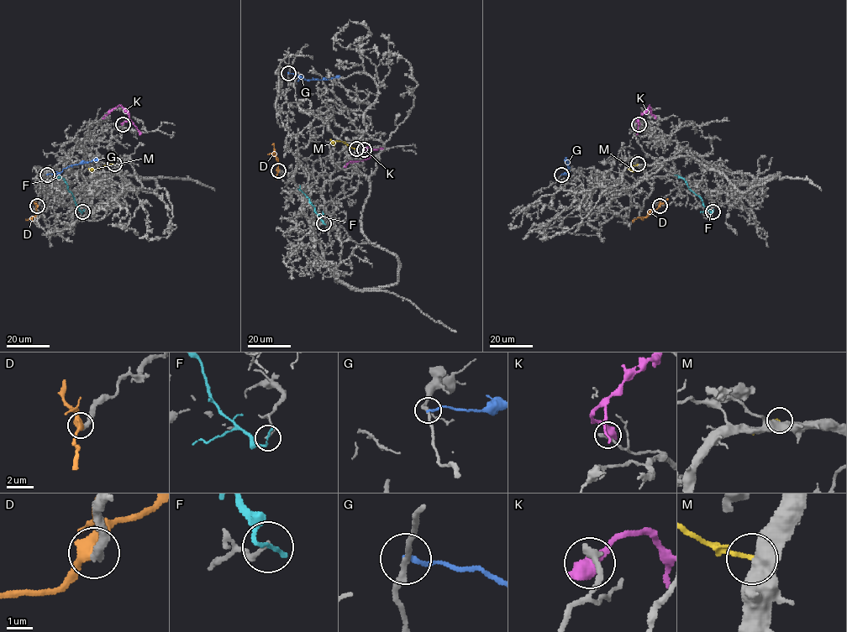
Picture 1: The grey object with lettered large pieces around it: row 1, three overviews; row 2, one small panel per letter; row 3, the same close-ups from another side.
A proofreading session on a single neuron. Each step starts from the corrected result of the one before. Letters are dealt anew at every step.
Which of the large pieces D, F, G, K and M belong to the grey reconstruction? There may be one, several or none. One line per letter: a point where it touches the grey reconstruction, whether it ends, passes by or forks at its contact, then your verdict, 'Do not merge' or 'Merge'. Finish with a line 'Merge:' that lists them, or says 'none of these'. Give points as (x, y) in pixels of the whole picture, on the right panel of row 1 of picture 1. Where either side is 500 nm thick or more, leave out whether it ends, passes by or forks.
D: Touches grey at (660, 206). It passes by. Do not merge
F: Touches grey at (712, 211). It ends there. Do not merge
G: Touches grey at (561, 174). It ends there. Do not merge
K: Touches grey at (639, 124). Do not merge
M: Touches grey at (638, 164). Do not merge
Merge: none of these

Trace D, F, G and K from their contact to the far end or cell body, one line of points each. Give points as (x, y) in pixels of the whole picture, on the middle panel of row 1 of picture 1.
D: (278, 170), (274, 145), (271, 144)
F: (323, 223), (299, 185)
G: (288, 73), (306, 80), (339, 76)
K: (364, 149), (369, 148), (370, 150), (369, 157), (349, 161), (344, 167)

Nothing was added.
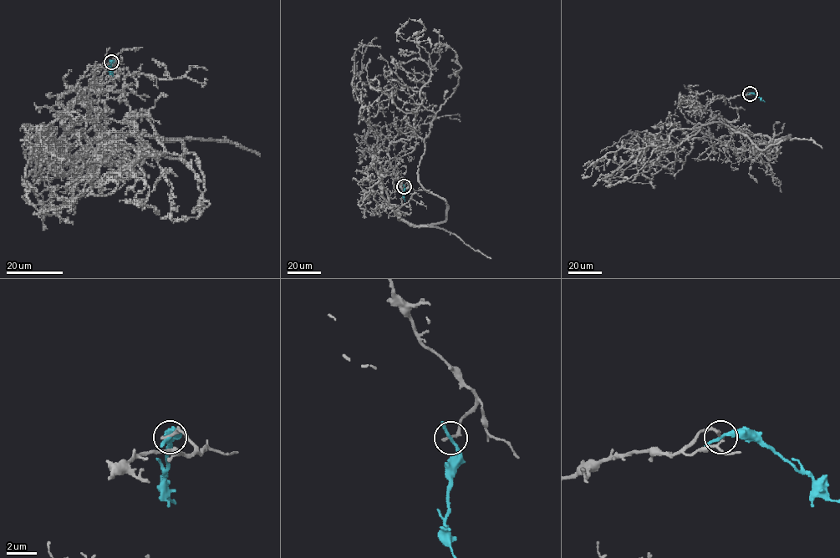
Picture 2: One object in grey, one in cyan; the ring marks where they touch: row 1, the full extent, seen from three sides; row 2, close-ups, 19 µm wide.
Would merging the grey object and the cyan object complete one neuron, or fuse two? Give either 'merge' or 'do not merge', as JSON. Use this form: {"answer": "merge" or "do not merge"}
{"answer": "do not merge"}

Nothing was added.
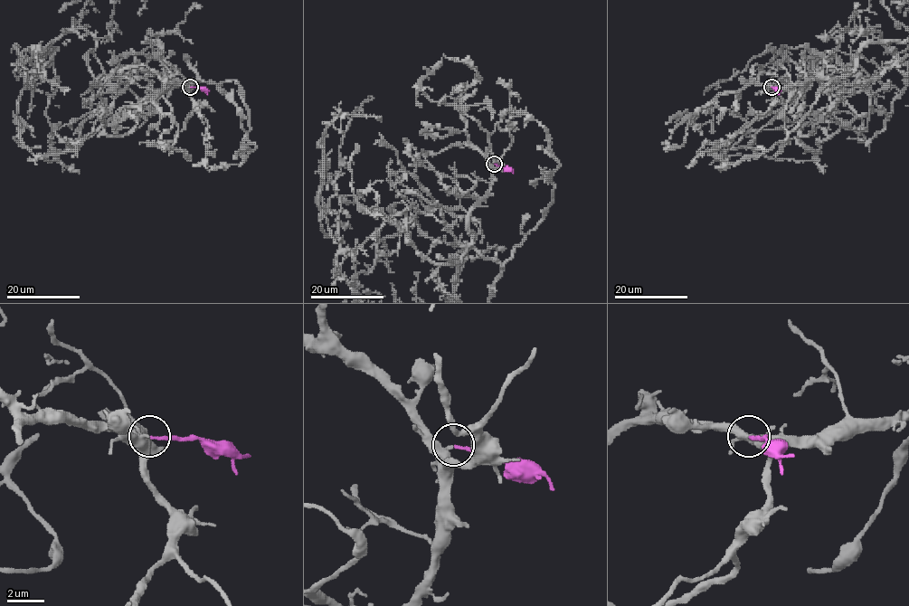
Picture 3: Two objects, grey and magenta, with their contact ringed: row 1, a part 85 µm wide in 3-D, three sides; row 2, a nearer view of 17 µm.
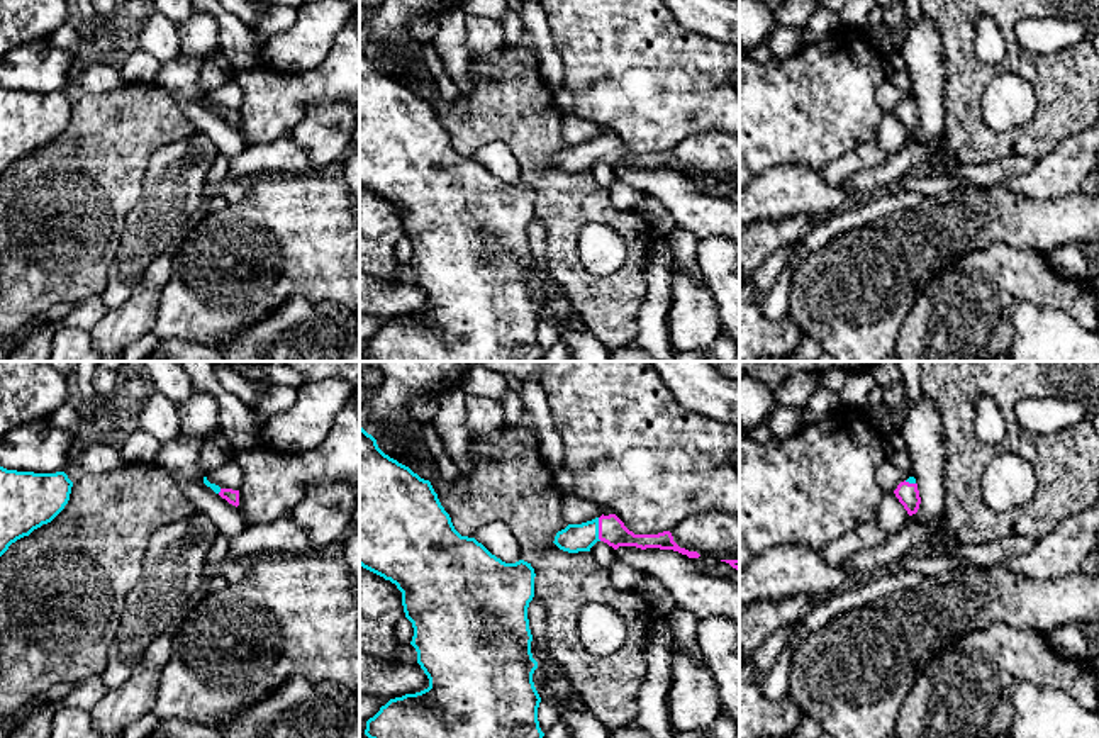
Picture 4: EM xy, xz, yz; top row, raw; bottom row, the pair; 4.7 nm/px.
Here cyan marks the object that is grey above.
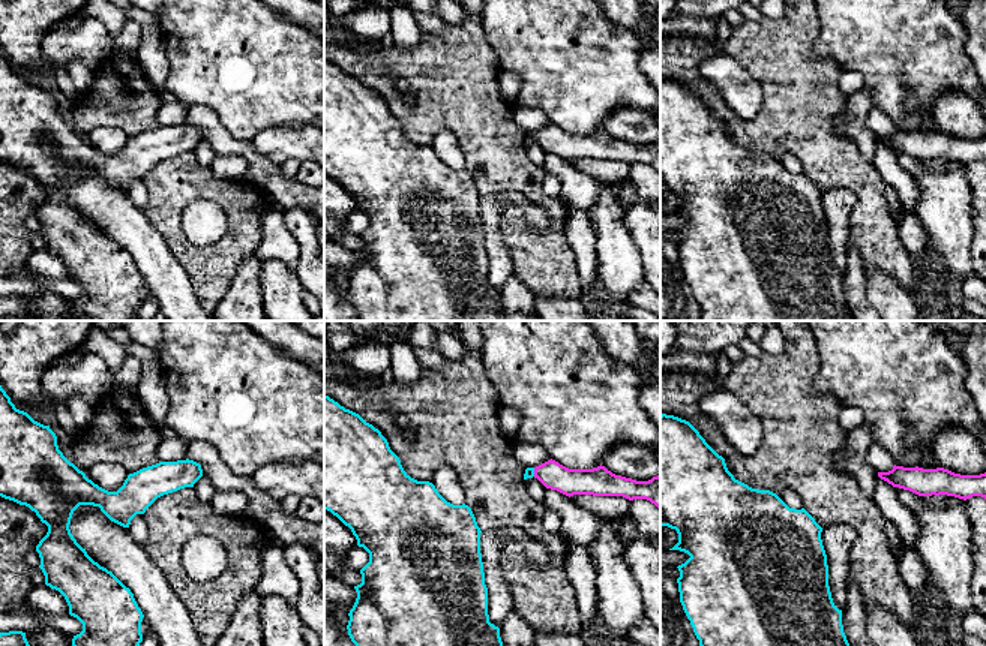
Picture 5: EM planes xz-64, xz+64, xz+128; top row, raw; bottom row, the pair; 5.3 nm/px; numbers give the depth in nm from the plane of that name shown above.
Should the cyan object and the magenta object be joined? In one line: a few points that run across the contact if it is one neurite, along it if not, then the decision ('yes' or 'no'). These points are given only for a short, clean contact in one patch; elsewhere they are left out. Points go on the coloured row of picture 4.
line xz (574, 538), (597, 530), (613, 531); yes

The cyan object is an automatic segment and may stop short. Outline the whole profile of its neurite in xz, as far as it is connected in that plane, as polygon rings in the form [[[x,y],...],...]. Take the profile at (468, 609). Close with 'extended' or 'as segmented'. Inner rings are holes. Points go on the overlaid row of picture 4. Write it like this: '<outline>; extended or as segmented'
[[[360,424],[360,565],[402,592],[405,618],[412,623],[410,645],[429,687],[390,699],[366,721],[368,738],[543,738],[538,707],[541,697],[533,674],[533,635],[527,607],[534,597],[534,568],[519,560],[505,563],[475,538],[461,536],[441,506],[429,480],[385,455]]]; as segmented

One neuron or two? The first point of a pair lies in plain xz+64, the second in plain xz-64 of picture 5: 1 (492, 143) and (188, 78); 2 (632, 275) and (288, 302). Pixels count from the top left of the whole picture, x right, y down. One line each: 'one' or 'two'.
1: two
2: one

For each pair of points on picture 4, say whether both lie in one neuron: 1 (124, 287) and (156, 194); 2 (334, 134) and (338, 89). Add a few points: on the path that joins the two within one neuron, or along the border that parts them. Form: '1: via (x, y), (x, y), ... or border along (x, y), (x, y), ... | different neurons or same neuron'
1: via (129, 263), (145, 236), (156, 224), (156, 218) | same neuron
2: border along (341, 100), (311, 106), (301, 121) | different neurons

